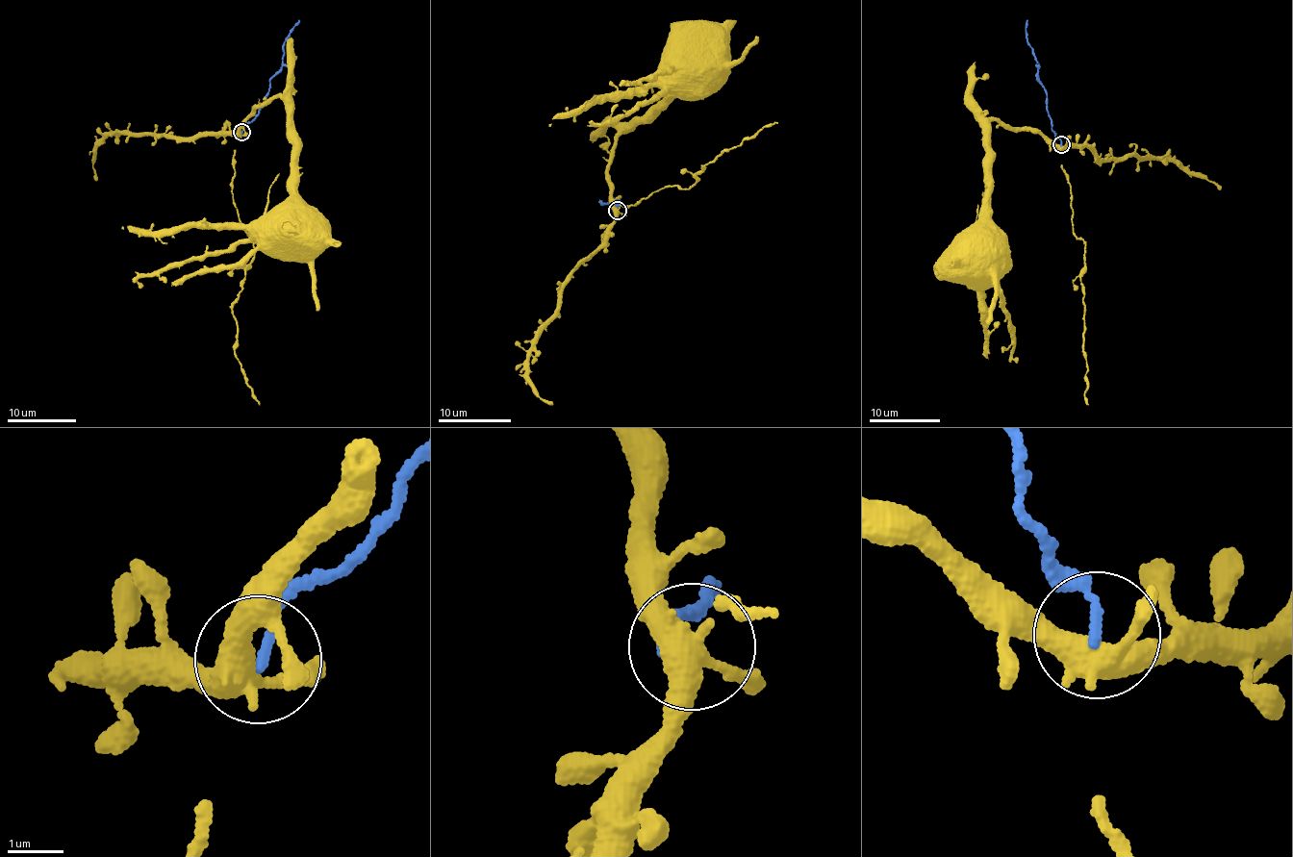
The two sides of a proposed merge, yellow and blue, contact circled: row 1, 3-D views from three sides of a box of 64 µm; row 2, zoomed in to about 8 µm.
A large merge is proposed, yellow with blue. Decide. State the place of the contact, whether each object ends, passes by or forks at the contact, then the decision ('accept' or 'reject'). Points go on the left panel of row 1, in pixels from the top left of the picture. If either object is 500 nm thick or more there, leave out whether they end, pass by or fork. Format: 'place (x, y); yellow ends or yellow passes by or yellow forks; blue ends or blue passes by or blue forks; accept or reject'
place (241, 132); yellow forks; blue ends; accept

